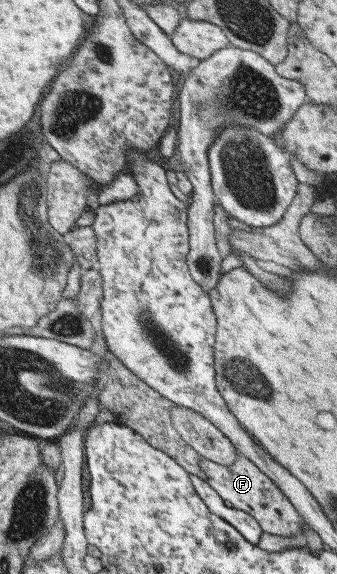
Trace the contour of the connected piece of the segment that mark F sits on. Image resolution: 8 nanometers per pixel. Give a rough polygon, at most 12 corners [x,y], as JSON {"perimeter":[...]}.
{"perimeter":[[250,460],[199,461],[225,504],[262,532],[301,534],[301,515]]}

